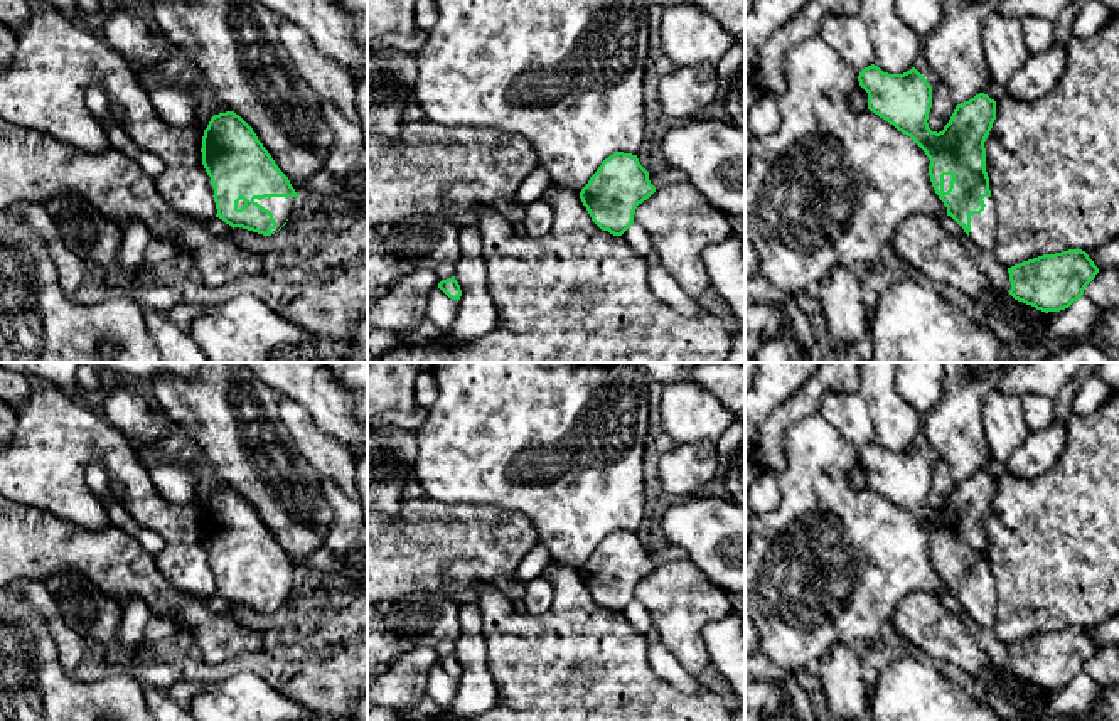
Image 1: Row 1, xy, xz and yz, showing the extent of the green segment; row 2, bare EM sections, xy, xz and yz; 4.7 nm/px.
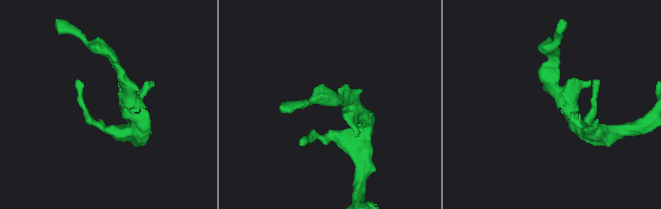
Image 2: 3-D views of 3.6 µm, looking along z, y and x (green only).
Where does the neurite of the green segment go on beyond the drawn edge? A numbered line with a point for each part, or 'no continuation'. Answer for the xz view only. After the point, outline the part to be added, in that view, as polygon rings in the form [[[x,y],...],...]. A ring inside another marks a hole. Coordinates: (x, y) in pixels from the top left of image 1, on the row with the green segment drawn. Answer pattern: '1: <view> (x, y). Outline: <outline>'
no continuation

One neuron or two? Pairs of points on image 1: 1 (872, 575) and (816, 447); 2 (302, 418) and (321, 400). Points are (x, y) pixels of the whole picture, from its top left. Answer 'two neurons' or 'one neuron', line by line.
1: one neuron
2: two neurons

